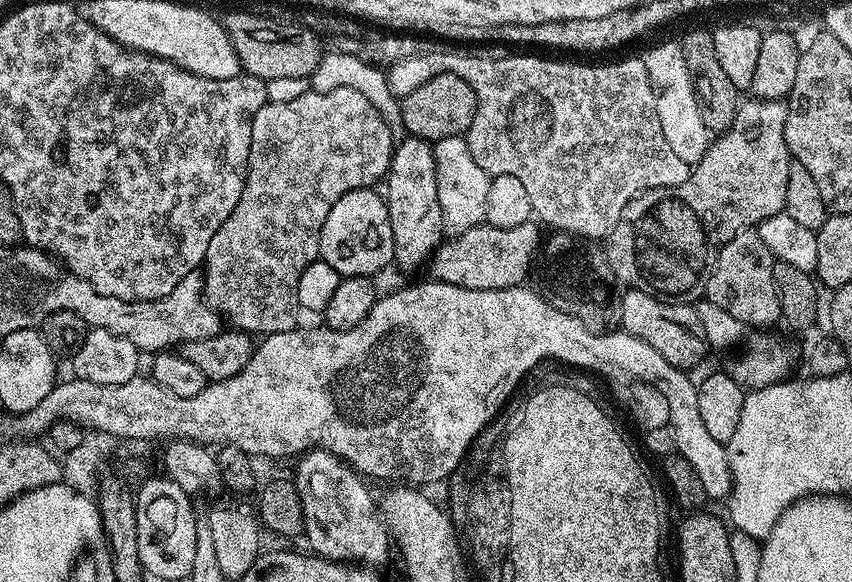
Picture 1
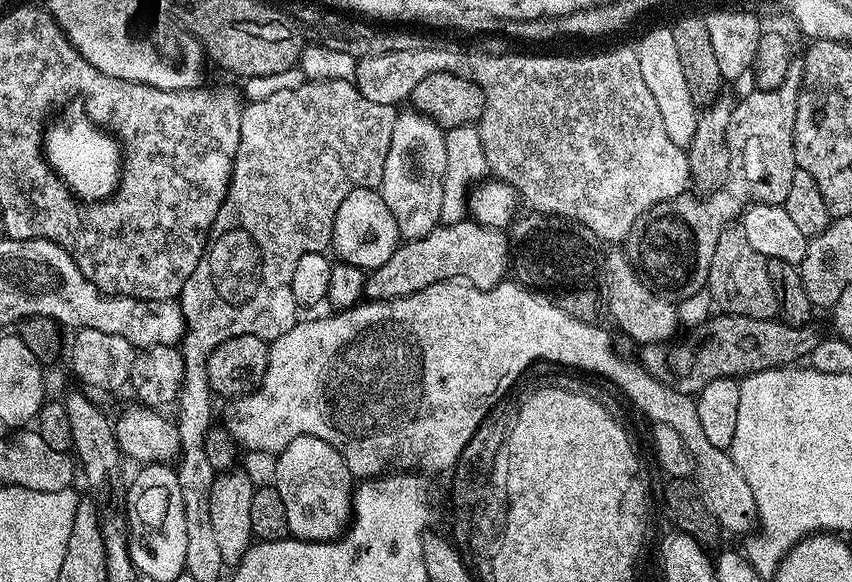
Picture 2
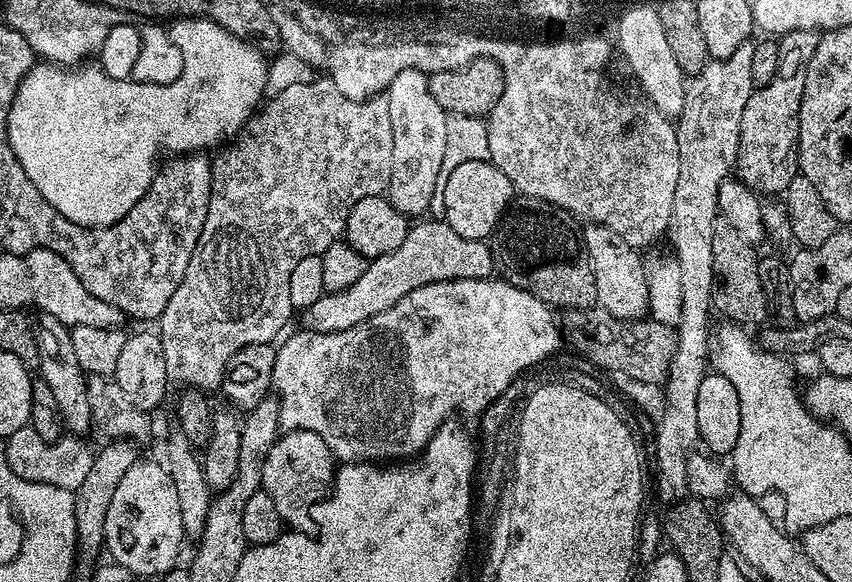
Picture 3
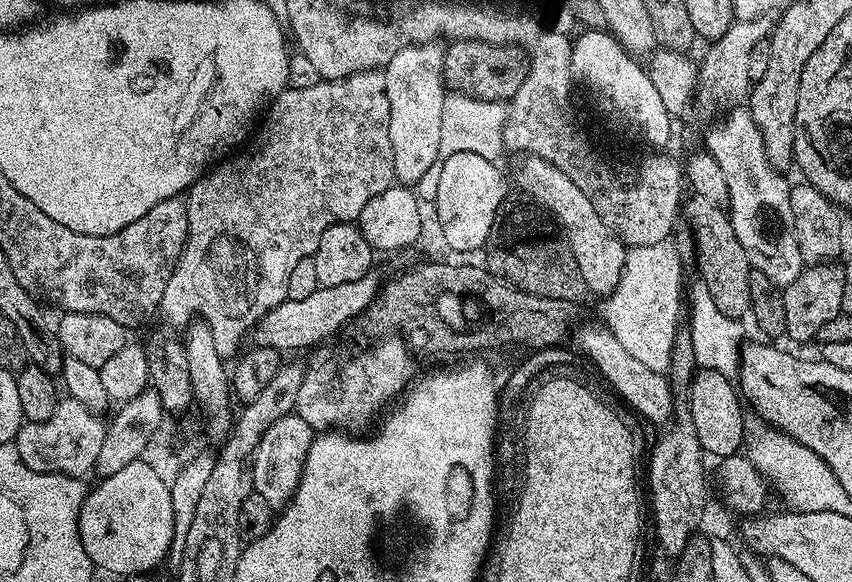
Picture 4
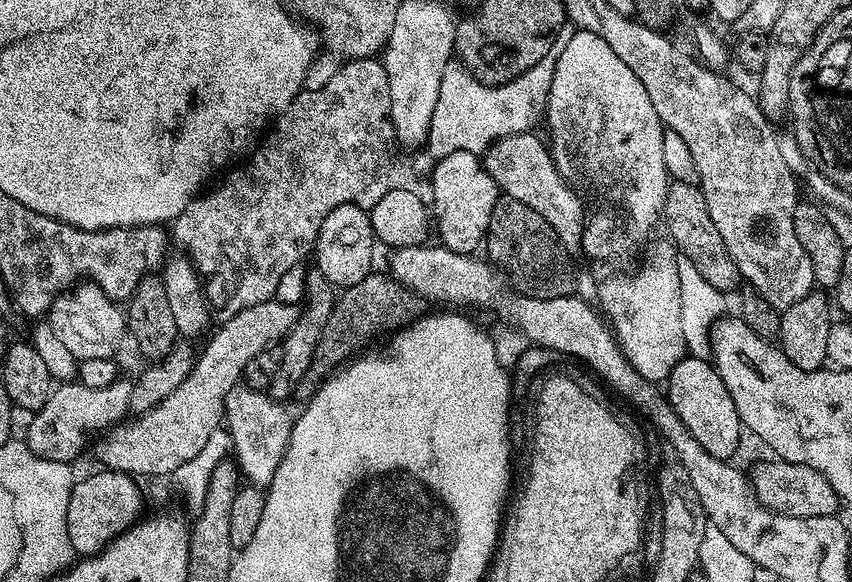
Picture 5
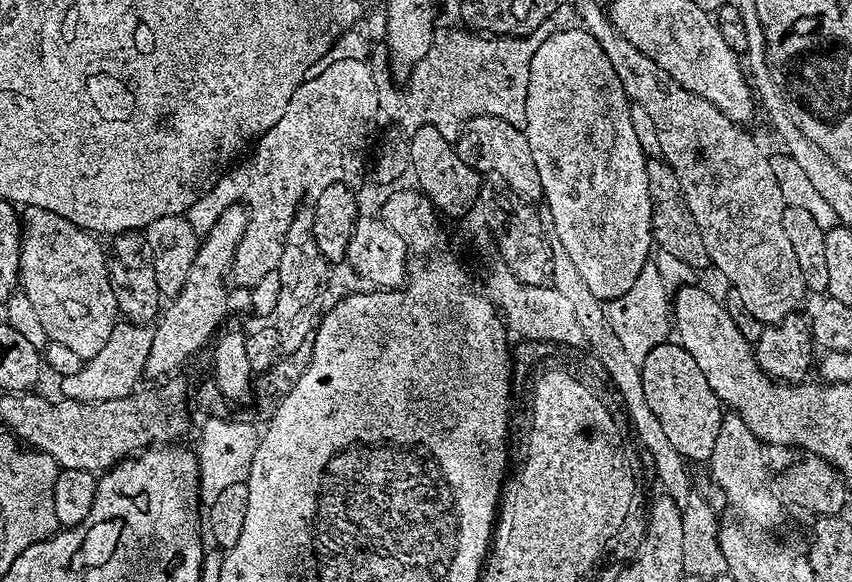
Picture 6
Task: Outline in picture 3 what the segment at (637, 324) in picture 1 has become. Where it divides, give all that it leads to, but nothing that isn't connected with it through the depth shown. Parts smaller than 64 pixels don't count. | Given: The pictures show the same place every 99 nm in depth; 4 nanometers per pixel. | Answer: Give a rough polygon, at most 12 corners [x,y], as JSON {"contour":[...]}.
{"contour":[[601,224],[582,232],[598,286],[614,318],[649,315],[641,253]]}

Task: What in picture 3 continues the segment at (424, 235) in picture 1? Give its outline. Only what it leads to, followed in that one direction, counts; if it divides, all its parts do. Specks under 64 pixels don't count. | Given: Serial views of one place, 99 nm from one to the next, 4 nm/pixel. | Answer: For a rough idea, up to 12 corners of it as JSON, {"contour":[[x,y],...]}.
{"contour":[[428,76],[390,82],[386,198],[409,218],[437,199],[449,113]]}

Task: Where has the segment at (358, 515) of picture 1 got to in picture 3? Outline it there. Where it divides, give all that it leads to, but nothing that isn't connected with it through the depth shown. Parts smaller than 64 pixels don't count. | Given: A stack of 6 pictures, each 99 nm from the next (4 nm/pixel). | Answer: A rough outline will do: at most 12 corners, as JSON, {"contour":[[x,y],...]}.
{"contour":[[313,431],[278,436],[260,475],[291,530],[319,531],[312,506],[336,459]]}

